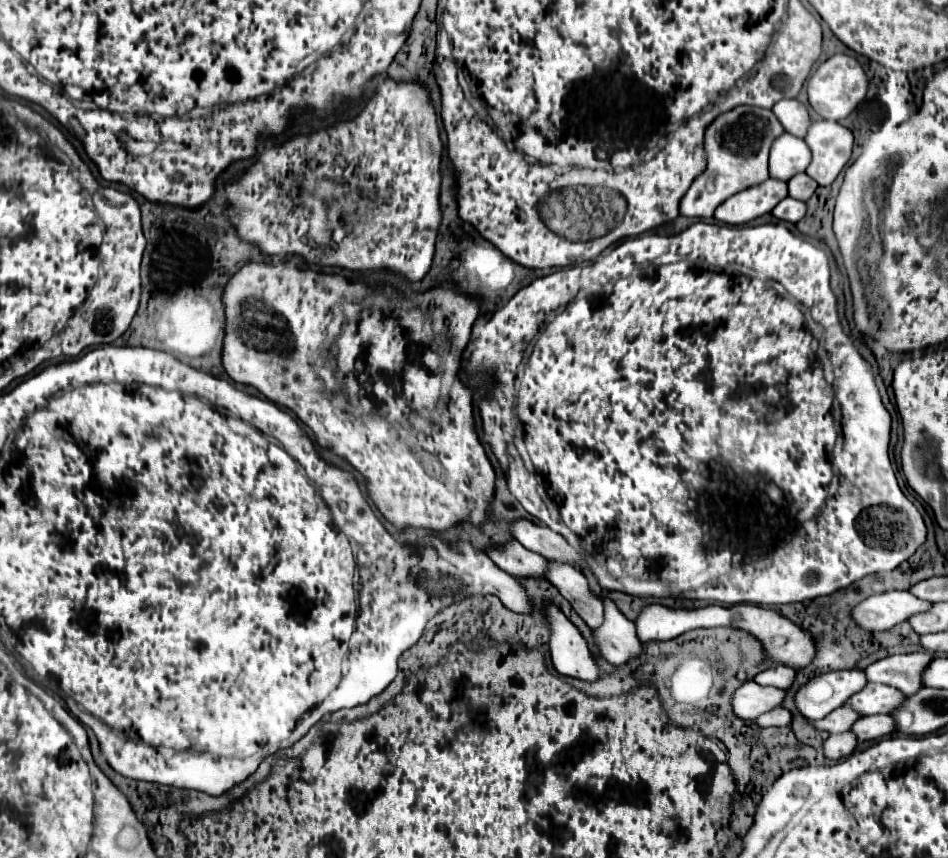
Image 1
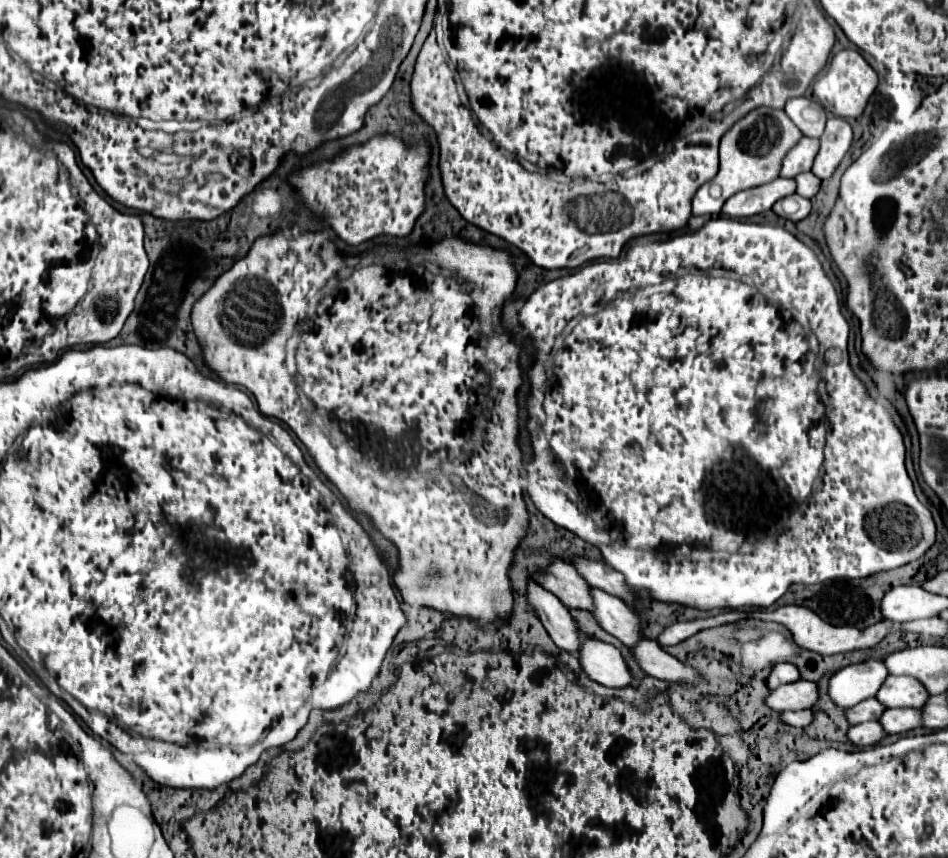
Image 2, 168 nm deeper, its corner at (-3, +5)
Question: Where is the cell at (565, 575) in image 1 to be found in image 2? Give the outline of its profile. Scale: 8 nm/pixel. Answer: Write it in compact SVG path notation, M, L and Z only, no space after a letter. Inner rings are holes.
M590 587L590 597L594 603L594 619L610 635L618 637L626 647L634 645L642 637L640 619L636 613L620 599L598 587Z

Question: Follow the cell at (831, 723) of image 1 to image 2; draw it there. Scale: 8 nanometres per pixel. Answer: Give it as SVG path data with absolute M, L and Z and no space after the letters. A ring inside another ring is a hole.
M866 699L866 701L860 701L858 705L846 709L846 719L850 721L850 725L858 725L864 721L878 721L882 711L884 711L884 707L876 699Z

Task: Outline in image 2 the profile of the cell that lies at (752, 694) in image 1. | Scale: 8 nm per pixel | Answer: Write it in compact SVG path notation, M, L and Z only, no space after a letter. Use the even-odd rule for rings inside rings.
M794 681L780 685L778 689L770 691L764 699L764 703L772 711L796 711L796 709L810 709L818 699L818 687L812 681Z

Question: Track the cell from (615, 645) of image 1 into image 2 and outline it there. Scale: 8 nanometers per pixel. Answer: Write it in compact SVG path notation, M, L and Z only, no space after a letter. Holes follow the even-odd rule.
M638 639L634 647L630 647L636 663L642 667L642 671L650 677L664 679L664 681L692 681L698 677L694 669L686 667L672 655L664 653L664 649L658 645L658 641L652 639Z

